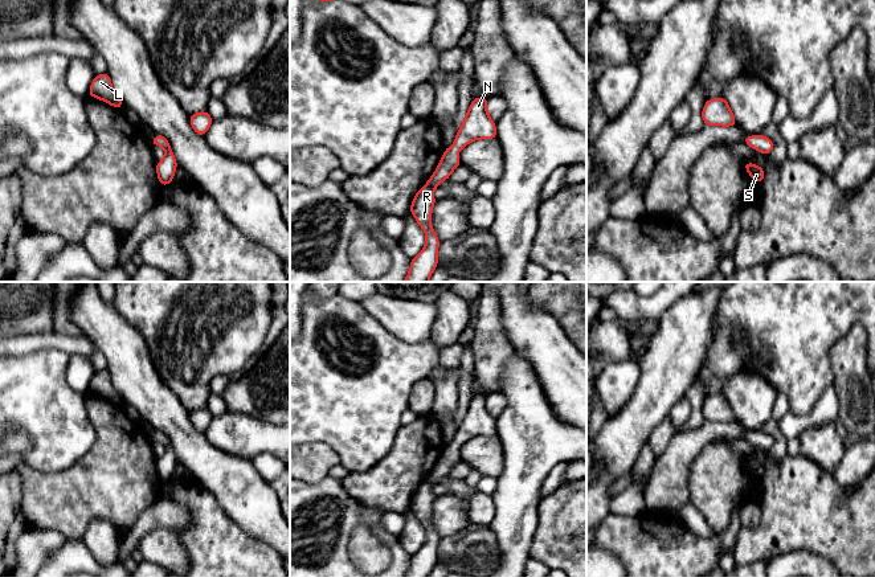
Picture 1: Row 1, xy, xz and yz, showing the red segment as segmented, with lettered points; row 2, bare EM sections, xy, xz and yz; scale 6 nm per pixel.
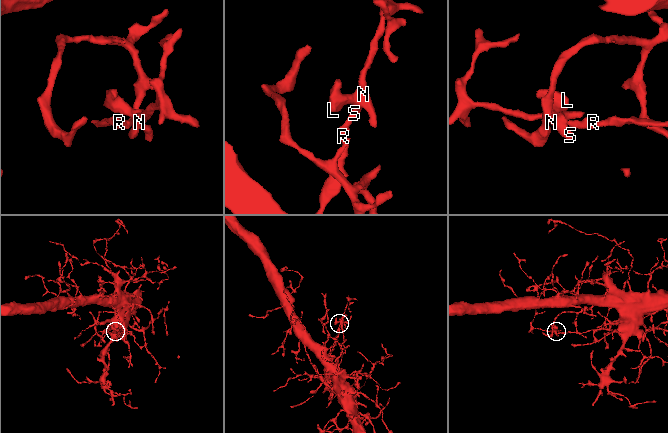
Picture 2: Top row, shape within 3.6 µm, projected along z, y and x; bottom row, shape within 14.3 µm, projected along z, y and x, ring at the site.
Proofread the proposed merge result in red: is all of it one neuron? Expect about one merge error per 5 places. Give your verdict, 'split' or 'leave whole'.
leave whole

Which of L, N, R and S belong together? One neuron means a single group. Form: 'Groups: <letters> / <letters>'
Groups: L N R S

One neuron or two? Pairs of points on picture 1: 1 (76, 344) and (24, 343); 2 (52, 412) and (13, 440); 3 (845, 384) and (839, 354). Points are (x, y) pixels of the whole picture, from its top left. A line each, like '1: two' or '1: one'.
1: one
2: two
3: one

